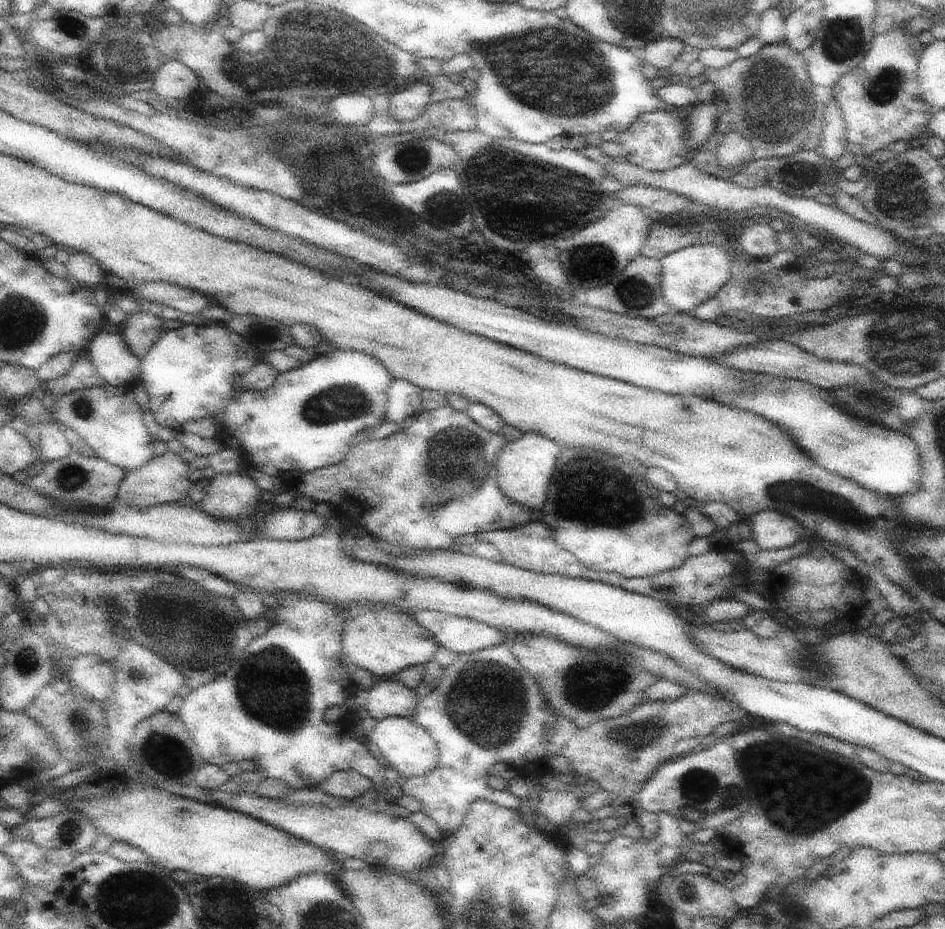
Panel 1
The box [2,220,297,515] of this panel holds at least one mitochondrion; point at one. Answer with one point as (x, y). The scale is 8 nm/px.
(69, 478)

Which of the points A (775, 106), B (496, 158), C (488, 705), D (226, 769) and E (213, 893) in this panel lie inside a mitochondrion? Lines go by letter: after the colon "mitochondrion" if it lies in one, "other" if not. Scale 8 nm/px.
A: mitochondrion
B: mitochondrion
C: mitochondrion
D: other
E: other

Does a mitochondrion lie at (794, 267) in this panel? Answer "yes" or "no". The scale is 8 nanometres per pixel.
no

